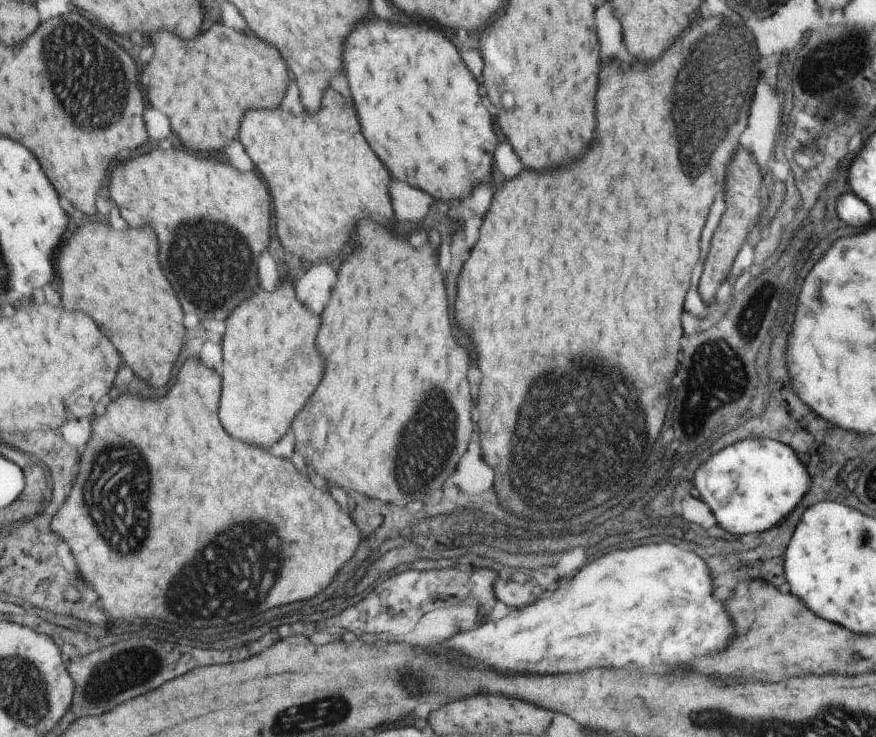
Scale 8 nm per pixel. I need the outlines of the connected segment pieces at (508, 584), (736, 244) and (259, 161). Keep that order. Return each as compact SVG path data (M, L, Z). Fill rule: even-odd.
M504 574L500 575L493 586L495 597L508 606L516 609L530 605L545 595L544 586L540 586L533 580L517 583Z
M740 146L736 148L736 152L734 152L732 160L728 164L728 170L726 170L724 190L726 190L724 192L726 194L724 214L720 218L718 228L714 230L710 254L708 254L708 260L706 260L706 266L702 270L702 278L700 278L700 284L698 284L698 292L700 292L702 300L709 307L712 306L711 302L716 296L716 290L722 284L722 280L726 278L726 272L730 270L738 250L746 242L750 226L760 225L765 222L765 209L768 206L762 206L762 192L760 192L762 190L762 172L748 149L740 148Z
M334 88L328 90L322 112L314 116L295 116L284 110L250 112L244 120L240 138L260 172L264 172L264 178L272 184L272 194L276 196L278 232L282 236L282 242L300 258L316 264L340 256L340 252L344 252L344 248L352 244L352 236L356 236L356 222L362 218L372 216L372 220L380 220L380 224L392 222L394 212L388 196L390 176L364 140L358 118L354 116L354 108L350 108L346 96L336 92Z

